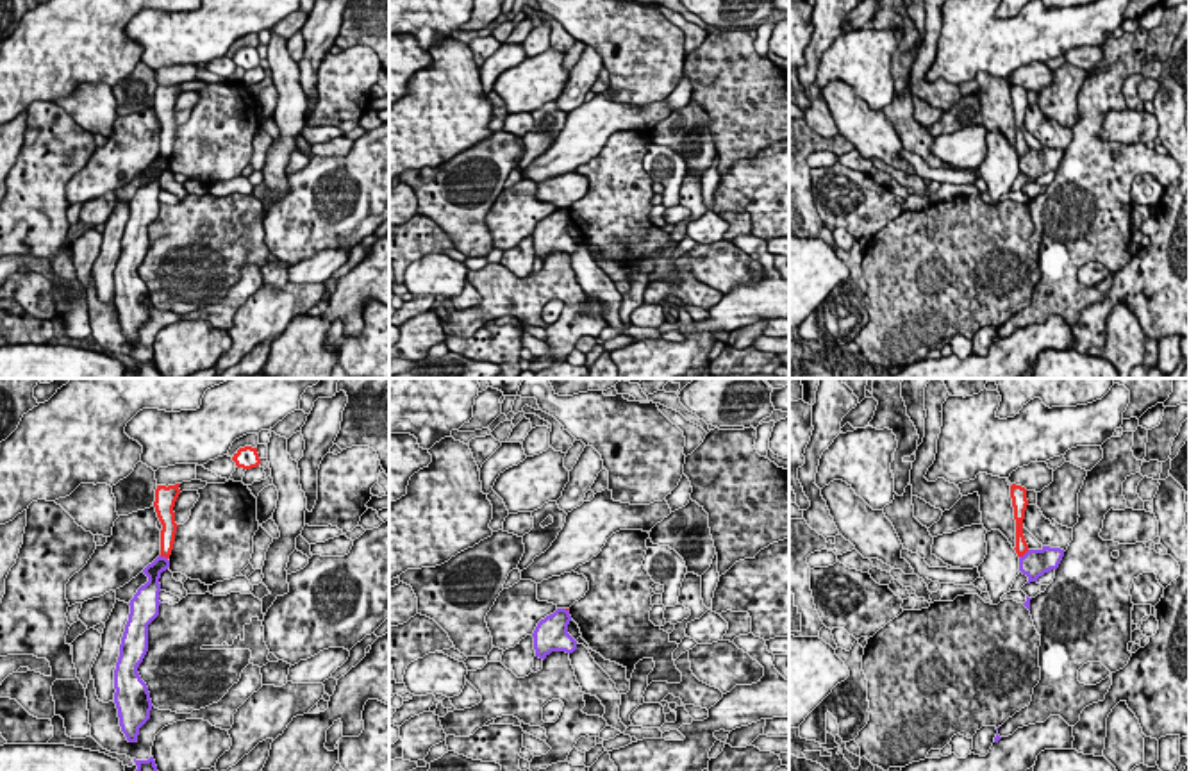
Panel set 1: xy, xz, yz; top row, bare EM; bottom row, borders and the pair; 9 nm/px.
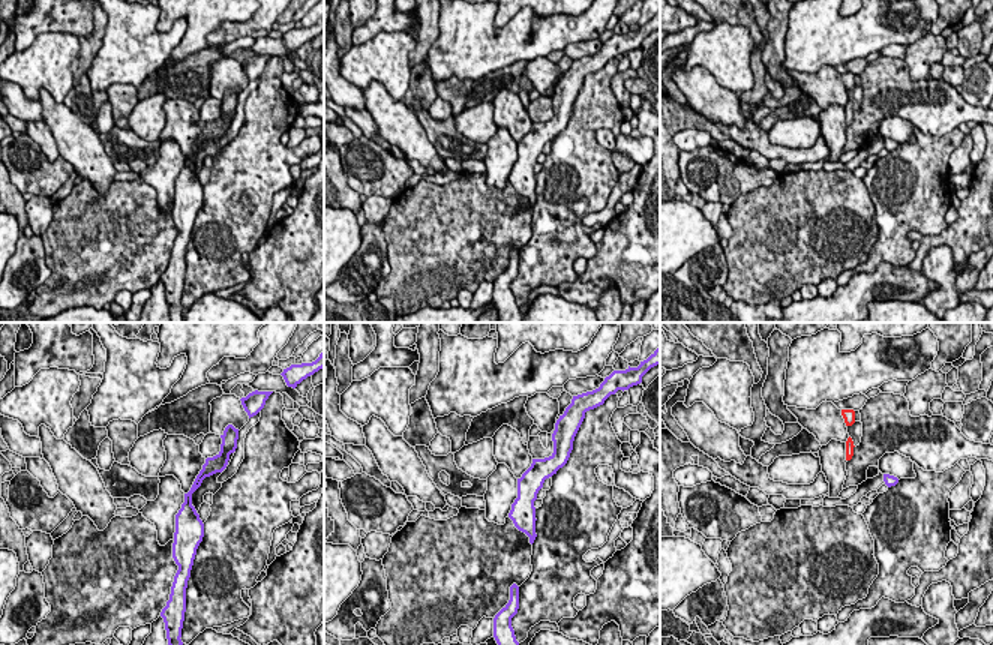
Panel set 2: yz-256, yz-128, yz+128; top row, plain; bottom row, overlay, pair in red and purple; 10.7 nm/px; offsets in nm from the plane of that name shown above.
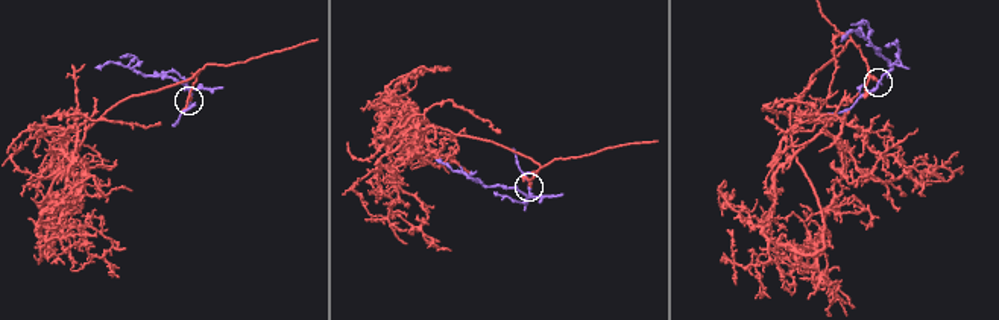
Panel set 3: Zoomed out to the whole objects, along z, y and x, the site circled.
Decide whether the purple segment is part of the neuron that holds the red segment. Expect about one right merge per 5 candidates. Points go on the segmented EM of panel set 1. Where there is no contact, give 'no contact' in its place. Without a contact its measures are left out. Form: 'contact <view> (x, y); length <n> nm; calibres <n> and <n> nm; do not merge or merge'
contact yz (1023, 554); length 120 nm; calibres 120 and 240 nm; do not merge

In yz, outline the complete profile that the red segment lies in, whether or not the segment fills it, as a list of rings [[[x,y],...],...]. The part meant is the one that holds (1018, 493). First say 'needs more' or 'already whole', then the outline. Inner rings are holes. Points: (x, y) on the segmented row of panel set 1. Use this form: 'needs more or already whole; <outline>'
already whole; [[[1012,484],[1010,498],[1012,498],[1014,519],[1016,519],[1016,548],[1014,550],[1016,550],[1018,557],[1023,557],[1028,551],[1028,544],[1023,535],[1023,519],[1025,519],[1025,510],[1028,505],[1027,489]]]

